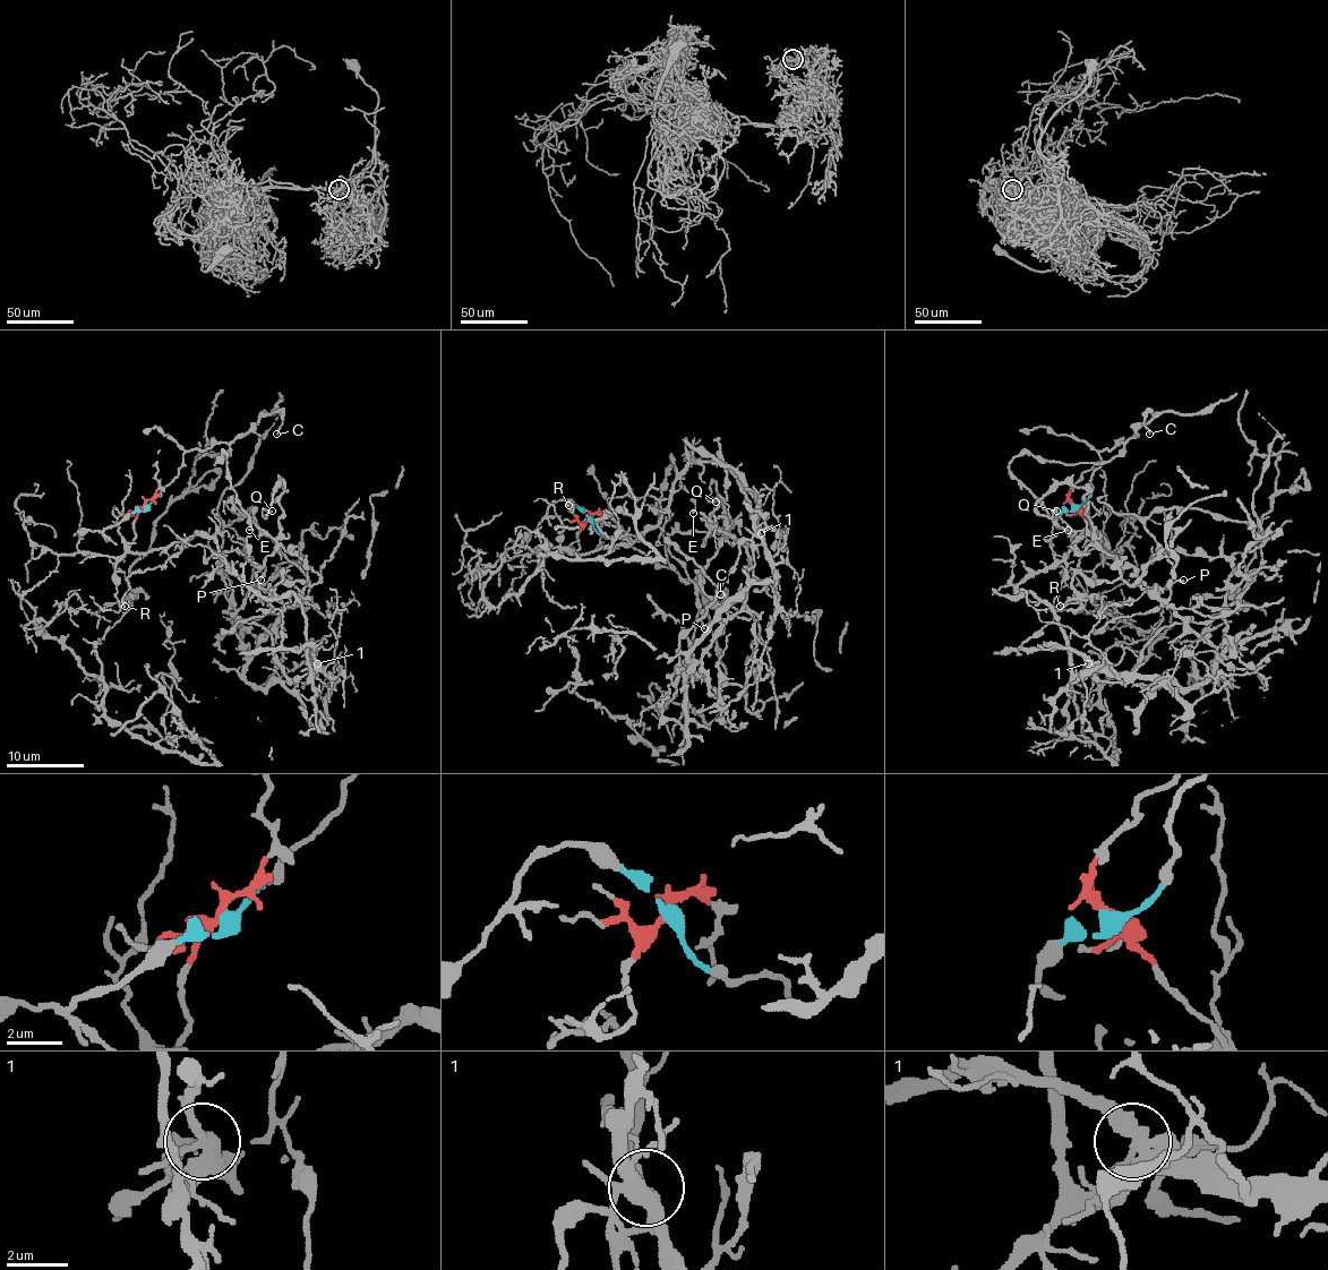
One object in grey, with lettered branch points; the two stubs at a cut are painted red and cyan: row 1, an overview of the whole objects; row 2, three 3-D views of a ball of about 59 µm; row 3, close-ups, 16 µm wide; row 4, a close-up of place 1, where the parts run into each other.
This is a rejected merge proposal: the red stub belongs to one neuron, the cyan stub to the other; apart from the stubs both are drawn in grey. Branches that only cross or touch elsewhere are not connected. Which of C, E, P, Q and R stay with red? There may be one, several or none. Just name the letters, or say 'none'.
P, Q, R

